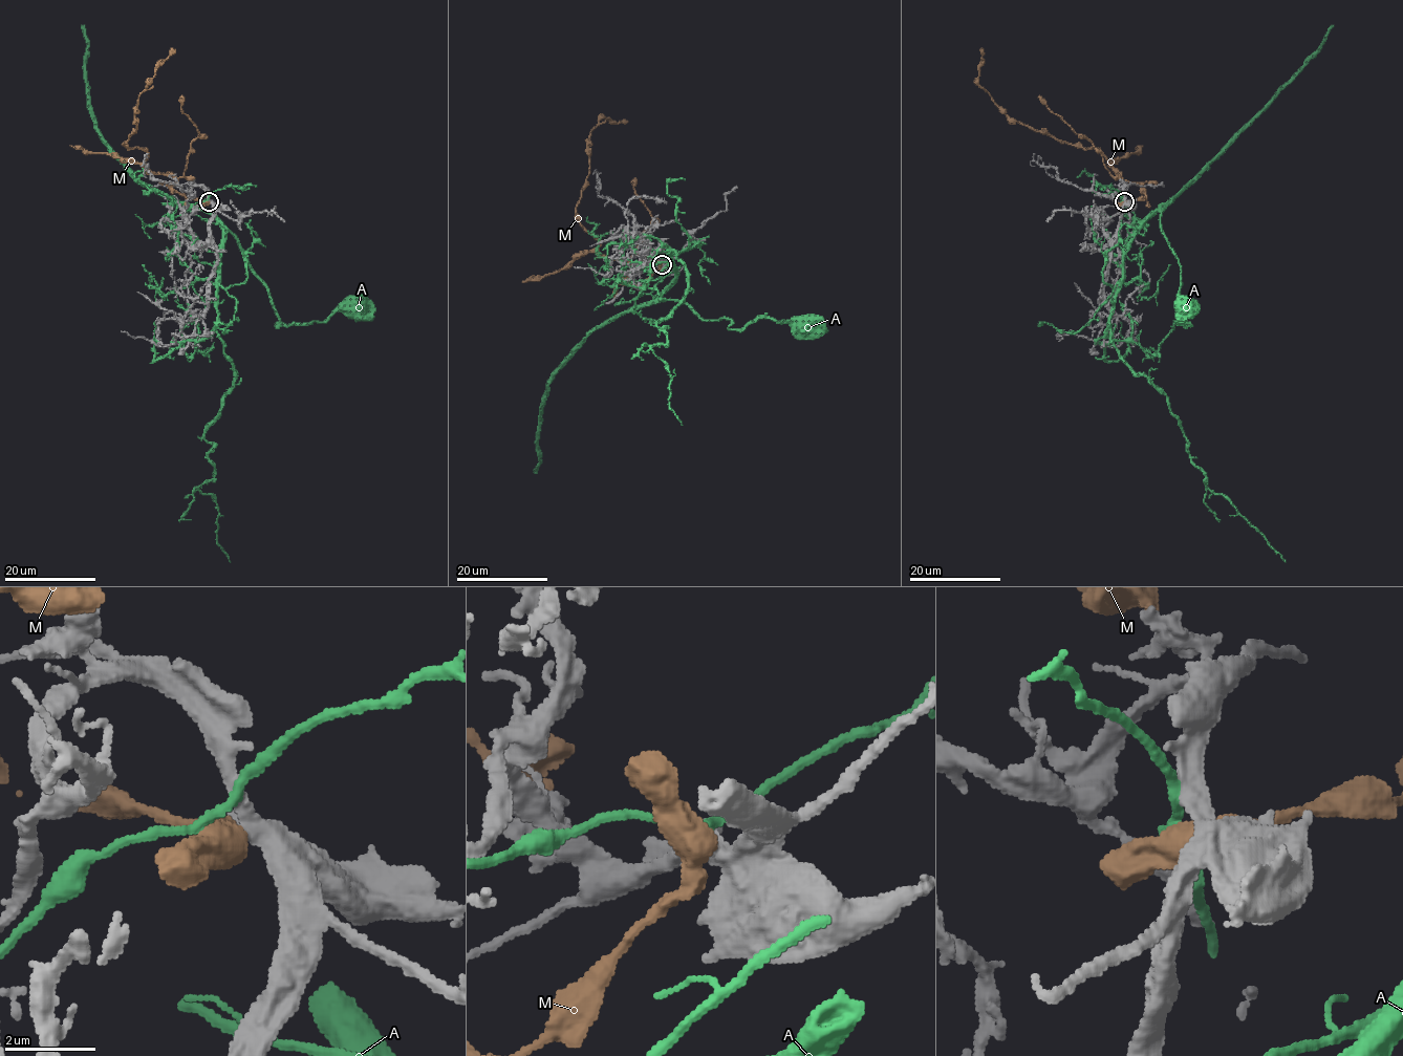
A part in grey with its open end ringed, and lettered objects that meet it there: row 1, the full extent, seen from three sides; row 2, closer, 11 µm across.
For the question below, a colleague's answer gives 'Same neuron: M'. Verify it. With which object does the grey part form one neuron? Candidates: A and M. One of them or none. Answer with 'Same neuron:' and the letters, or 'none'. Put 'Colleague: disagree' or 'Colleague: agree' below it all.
Same neuron: M
Colleague: agree

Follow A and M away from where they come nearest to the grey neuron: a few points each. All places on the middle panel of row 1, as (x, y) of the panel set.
A: (661, 262), (622, 273), (668, 262), (674, 278), (661, 297), (704, 321), (804, 327)
M: (662, 264), (641, 285), (624, 282), (630, 264), (604, 258), (576, 212), (590, 130), (601, 117), (625, 121)

